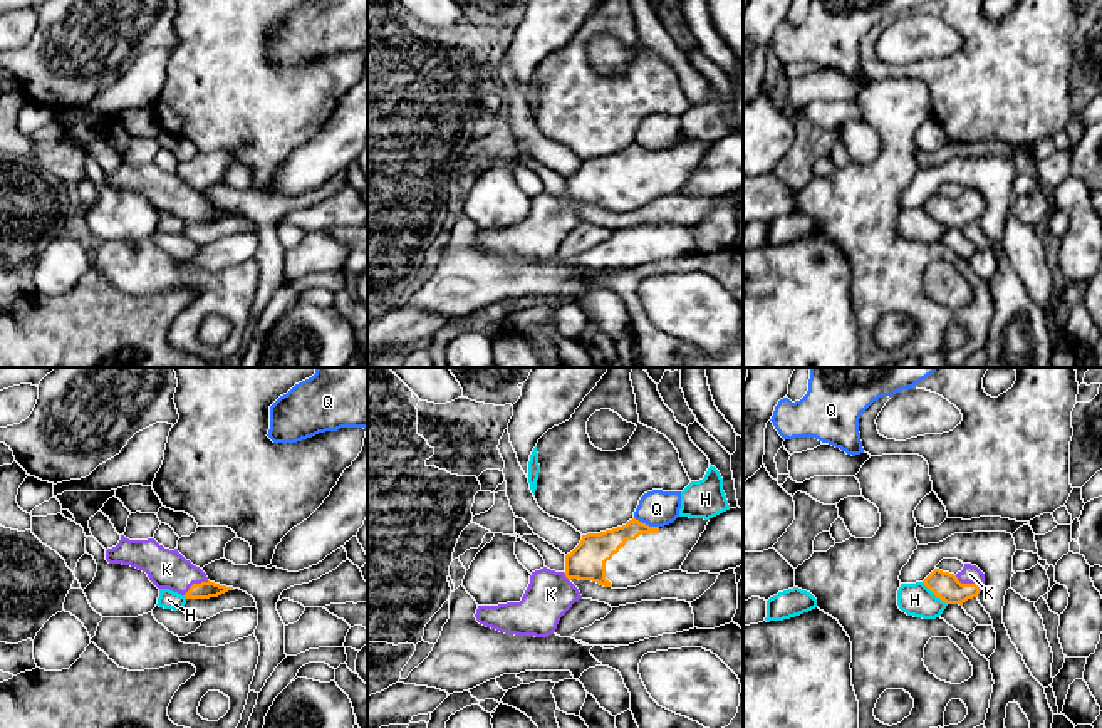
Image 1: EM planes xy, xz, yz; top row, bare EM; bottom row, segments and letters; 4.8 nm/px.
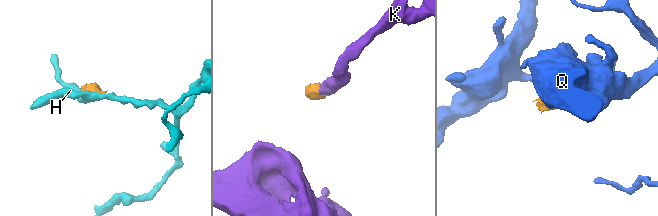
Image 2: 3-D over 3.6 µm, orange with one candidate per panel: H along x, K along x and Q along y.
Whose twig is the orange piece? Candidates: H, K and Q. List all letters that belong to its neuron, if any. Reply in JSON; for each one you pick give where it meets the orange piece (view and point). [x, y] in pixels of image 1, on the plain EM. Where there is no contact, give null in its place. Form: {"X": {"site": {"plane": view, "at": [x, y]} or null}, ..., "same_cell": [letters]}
{"K": {"site": {"plane": "yz", "at": [970, 208]}}, "same_cell": ["K"]}

